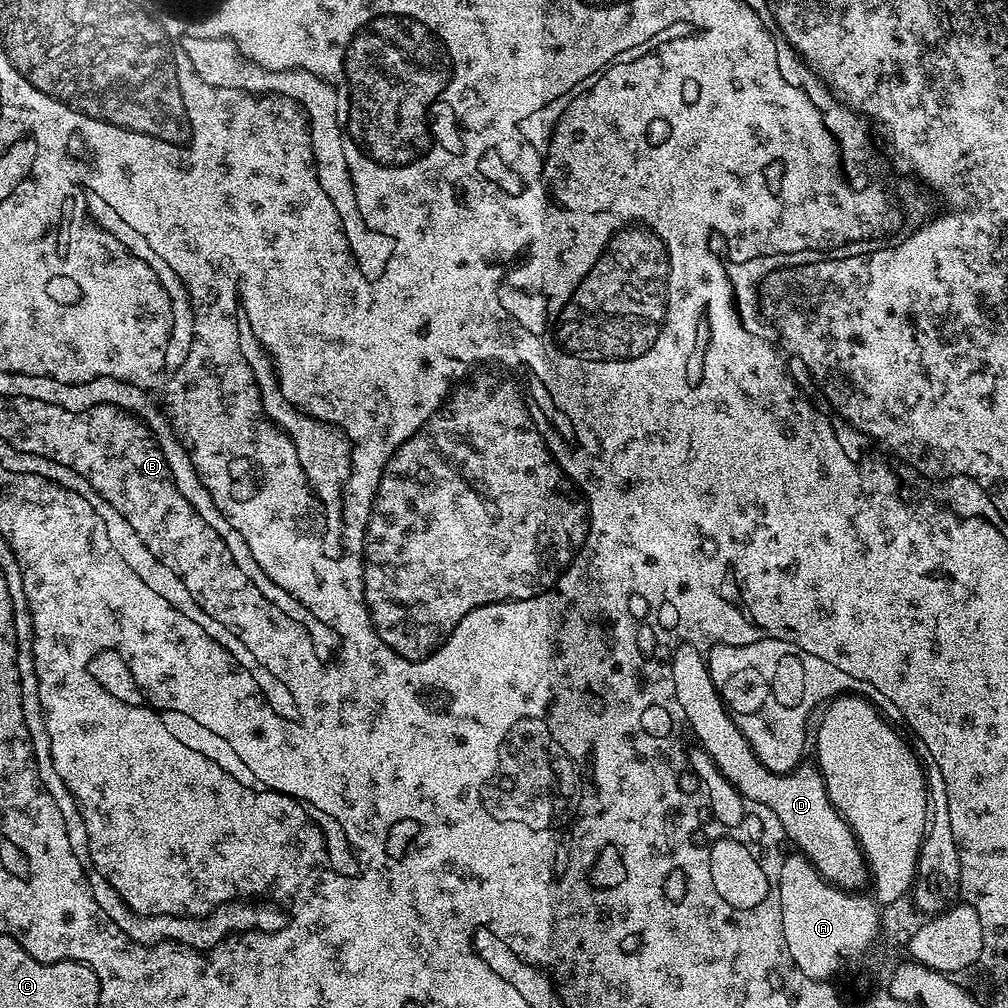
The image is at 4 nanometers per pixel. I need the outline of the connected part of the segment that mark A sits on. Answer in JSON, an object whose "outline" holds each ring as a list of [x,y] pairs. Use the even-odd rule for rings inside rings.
{"outline":[[[841,694],[829,699],[823,712],[824,717],[821,718],[820,725],[817,728],[815,725],[814,728],[814,744],[816,740],[814,763],[824,771],[824,776],[828,776],[828,792],[832,792],[832,800],[836,800],[836,804],[844,808],[844,820],[852,827],[856,841],[864,851],[864,861],[868,864],[870,889],[872,888],[874,899],[859,896],[855,890],[849,890],[845,896],[840,896],[840,886],[829,882],[820,872],[812,872],[812,868],[808,868],[808,860],[788,860],[788,864],[784,864],[784,932],[788,932],[788,944],[792,944],[792,956],[796,956],[796,960],[800,960],[800,968],[804,968],[804,972],[812,972],[812,976],[828,976],[828,972],[836,972],[836,968],[840,968],[844,960],[852,960],[852,956],[860,956],[860,952],[868,948],[868,943],[872,941],[872,932],[876,932],[876,920],[880,917],[878,905],[884,900],[892,900],[892,896],[900,896],[900,892],[911,892],[912,885],[916,883],[916,867],[920,857],[920,847],[924,841],[924,836],[920,832],[920,828],[924,828],[924,780],[920,780],[920,768],[916,768],[916,760],[908,756],[908,748],[900,744],[900,736],[896,736],[896,732],[888,732],[888,728],[880,724],[880,716],[876,716],[876,712],[868,708],[868,699],[859,694]]]}

